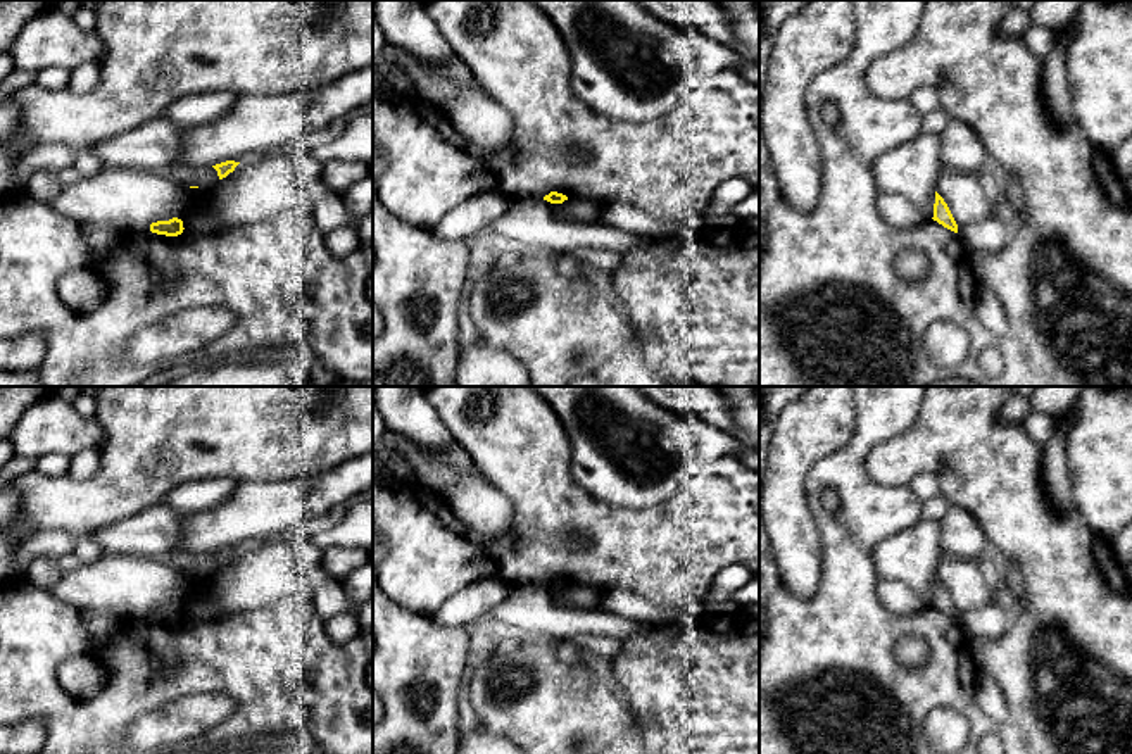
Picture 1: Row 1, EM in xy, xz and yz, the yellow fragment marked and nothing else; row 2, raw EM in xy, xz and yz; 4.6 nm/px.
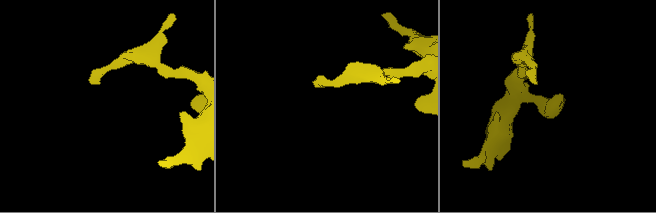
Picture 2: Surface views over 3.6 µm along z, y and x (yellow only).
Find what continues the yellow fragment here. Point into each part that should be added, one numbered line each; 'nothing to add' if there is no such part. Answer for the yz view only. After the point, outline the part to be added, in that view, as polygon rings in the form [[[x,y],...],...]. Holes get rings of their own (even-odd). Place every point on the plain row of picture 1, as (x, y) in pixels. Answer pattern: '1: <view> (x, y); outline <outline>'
nothing to add

